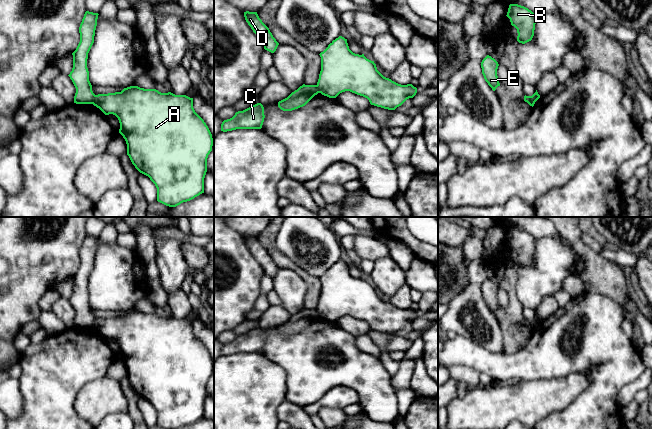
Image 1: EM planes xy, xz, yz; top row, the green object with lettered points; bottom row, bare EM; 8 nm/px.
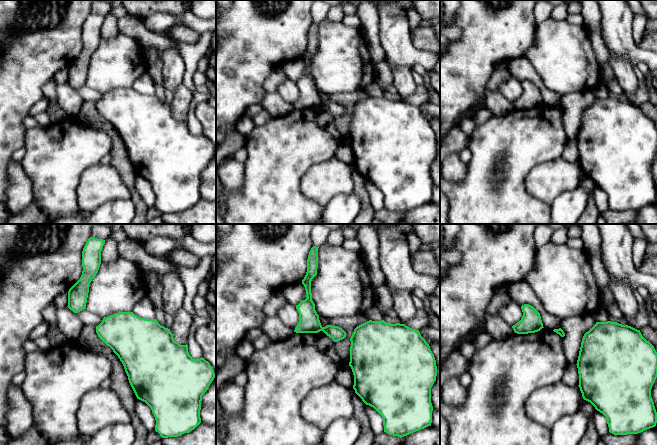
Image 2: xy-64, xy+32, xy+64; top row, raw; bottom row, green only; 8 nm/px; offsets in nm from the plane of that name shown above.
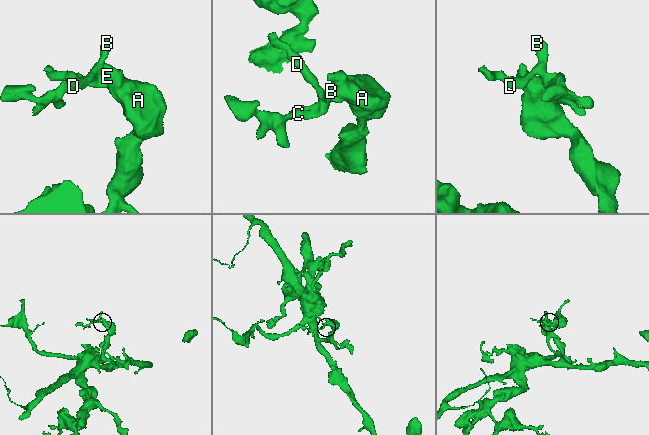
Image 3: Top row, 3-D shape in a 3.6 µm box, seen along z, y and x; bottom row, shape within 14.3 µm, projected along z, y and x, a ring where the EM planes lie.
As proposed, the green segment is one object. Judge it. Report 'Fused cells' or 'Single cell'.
Fused cells

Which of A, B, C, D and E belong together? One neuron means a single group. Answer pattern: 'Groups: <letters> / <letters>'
Groups: A E / B C D

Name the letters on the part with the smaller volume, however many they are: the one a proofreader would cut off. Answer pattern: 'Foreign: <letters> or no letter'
Foreign: B, C, D

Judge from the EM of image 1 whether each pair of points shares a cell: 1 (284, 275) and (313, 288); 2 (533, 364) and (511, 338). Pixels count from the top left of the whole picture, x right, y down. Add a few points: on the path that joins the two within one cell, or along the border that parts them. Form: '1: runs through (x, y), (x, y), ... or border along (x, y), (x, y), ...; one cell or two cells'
1: border along (291, 268), (306, 283), (307, 292), (304, 307); two cells
2: border along (533, 331), (521, 348), (503, 352); two cells

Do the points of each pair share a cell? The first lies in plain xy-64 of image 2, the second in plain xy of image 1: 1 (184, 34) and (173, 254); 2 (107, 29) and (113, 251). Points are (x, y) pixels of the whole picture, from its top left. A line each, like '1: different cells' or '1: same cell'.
1: different cells
2: different cells

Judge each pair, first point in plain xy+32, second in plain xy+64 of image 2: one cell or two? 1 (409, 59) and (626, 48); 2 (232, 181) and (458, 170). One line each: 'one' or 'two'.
1: one
2: one

